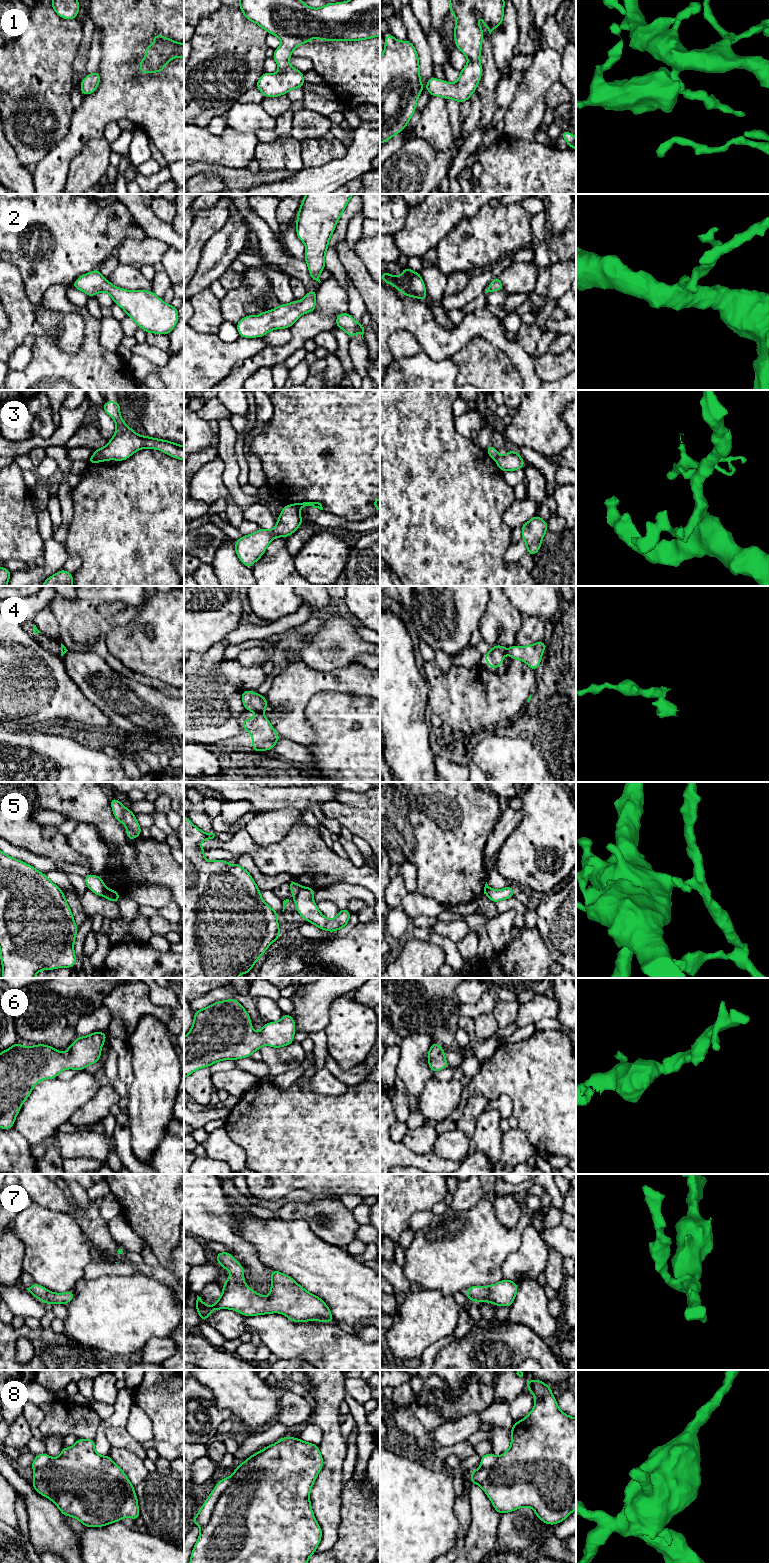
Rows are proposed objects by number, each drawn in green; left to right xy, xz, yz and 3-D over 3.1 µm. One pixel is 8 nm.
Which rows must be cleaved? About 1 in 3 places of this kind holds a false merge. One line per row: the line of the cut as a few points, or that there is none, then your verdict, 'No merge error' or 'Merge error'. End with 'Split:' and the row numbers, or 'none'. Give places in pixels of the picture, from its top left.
1: No split. No merge error
2: No split. No merge error
3: Split along xy (93, 455), (101, 461). Merge error
4: Split along xz (257, 711), (261, 712). Merge error
5: Split along xz (301, 886), (294, 896). Merge error
6: No split. No merge error
7: No split. No merge error
8: Split along xz (233, 1474), (234, 1480), (219, 1497), (210, 1520), (201, 1528). Merge error
Split: 3, 4, 5, 8

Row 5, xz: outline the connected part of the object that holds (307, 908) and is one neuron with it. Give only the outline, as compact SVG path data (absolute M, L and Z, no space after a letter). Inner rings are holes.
M301 886L298 894L294 896L293 901L301 918L328 932L334 932L347 926L351 913L347 908L340 909L334 919L328 919L313 901L314 894L315 889Z

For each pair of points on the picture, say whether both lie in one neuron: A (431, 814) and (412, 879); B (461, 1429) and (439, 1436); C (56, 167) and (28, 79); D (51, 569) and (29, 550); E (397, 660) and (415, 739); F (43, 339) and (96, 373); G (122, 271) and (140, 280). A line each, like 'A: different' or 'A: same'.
A: different
B: same
C: different
D: different
E: same
F: same
G: same

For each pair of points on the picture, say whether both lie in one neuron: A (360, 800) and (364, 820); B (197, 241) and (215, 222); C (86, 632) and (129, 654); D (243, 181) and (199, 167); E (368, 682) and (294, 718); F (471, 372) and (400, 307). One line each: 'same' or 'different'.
A: different
B: same
C: different
D: same
E: same
F: different

